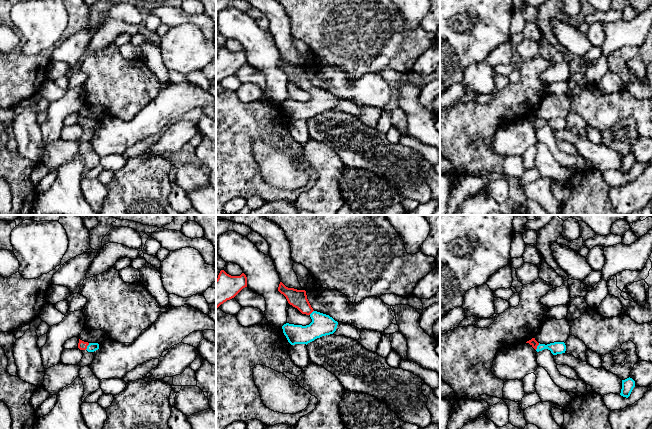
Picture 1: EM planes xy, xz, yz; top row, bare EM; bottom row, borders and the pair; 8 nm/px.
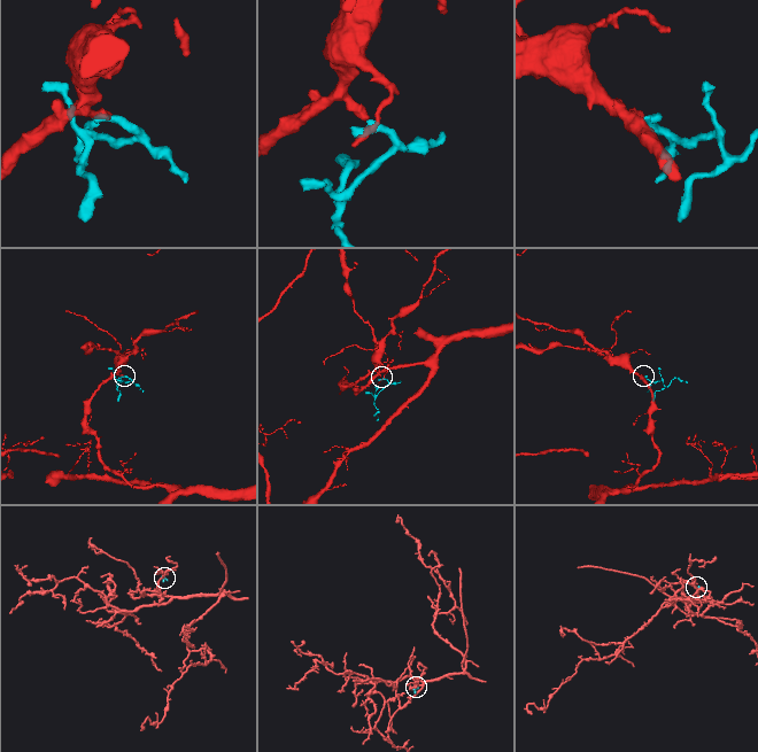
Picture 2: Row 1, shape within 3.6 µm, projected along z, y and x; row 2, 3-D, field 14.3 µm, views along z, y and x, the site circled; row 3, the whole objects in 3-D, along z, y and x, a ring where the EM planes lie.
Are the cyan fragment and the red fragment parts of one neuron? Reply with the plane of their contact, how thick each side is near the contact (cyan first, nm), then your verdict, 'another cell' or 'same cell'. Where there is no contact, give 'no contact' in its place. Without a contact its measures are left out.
xy | 70/70 nm | same cell

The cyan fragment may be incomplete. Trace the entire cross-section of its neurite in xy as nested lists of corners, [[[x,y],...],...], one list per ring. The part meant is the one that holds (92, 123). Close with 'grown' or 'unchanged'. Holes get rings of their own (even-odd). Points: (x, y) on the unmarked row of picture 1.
[[[79,115],[78,124],[80,126],[87,126],[88,128],[94,128],[99,125],[98,119],[88,119]]]; grown

